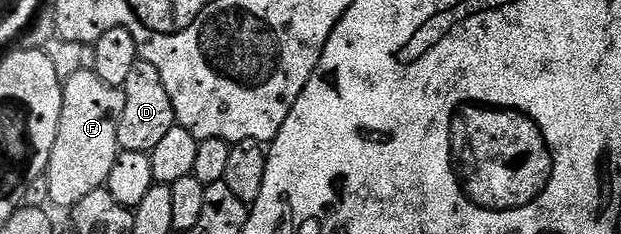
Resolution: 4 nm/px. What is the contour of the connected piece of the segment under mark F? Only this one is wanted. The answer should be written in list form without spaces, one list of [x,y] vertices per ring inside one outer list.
[[[86,67],[79,73],[65,78],[62,87],[62,110],[56,143],[52,147],[50,166],[45,179],[50,192],[49,204],[59,205],[66,211],[73,210],[84,195],[103,188],[119,155],[118,120],[124,111],[124,95],[121,89],[104,83],[94,74],[93,68]]]

